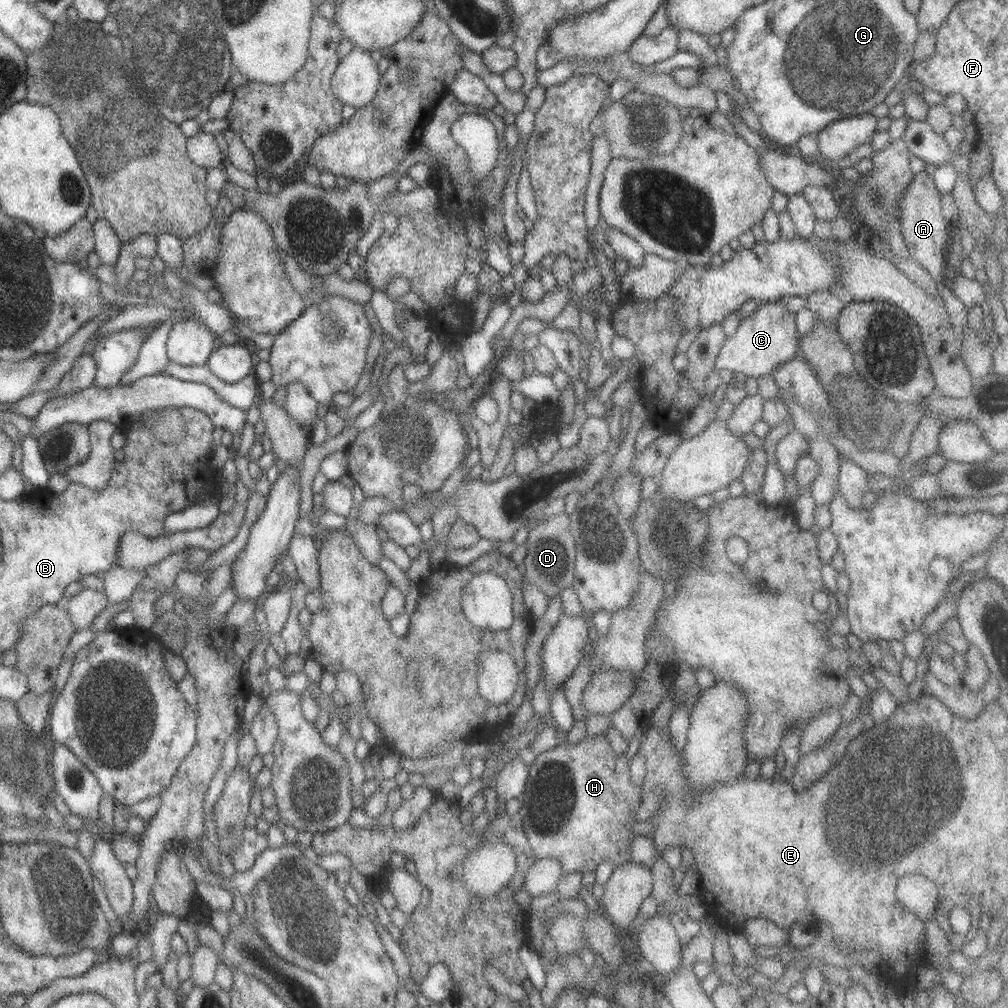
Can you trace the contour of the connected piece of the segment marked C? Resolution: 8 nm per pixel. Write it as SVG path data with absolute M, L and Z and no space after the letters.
M767 300L759 303L754 311L741 318L735 332L726 337L715 357L713 369L718 371L725 368L733 375L741 372L747 379L756 379L769 375L775 367L797 358L799 333L795 329L793 319L794 315L778 301Z

